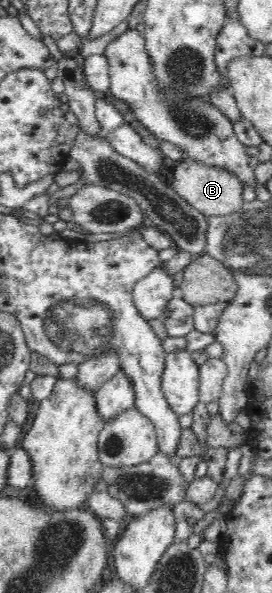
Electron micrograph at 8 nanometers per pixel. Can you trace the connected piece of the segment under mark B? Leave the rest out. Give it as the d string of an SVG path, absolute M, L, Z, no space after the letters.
M181 161L175 167L173 175L172 189L193 208L200 213L211 217L211 215L231 215L236 213L244 205L243 189L244 186L239 178L231 172L211 168L205 163L195 161Z

